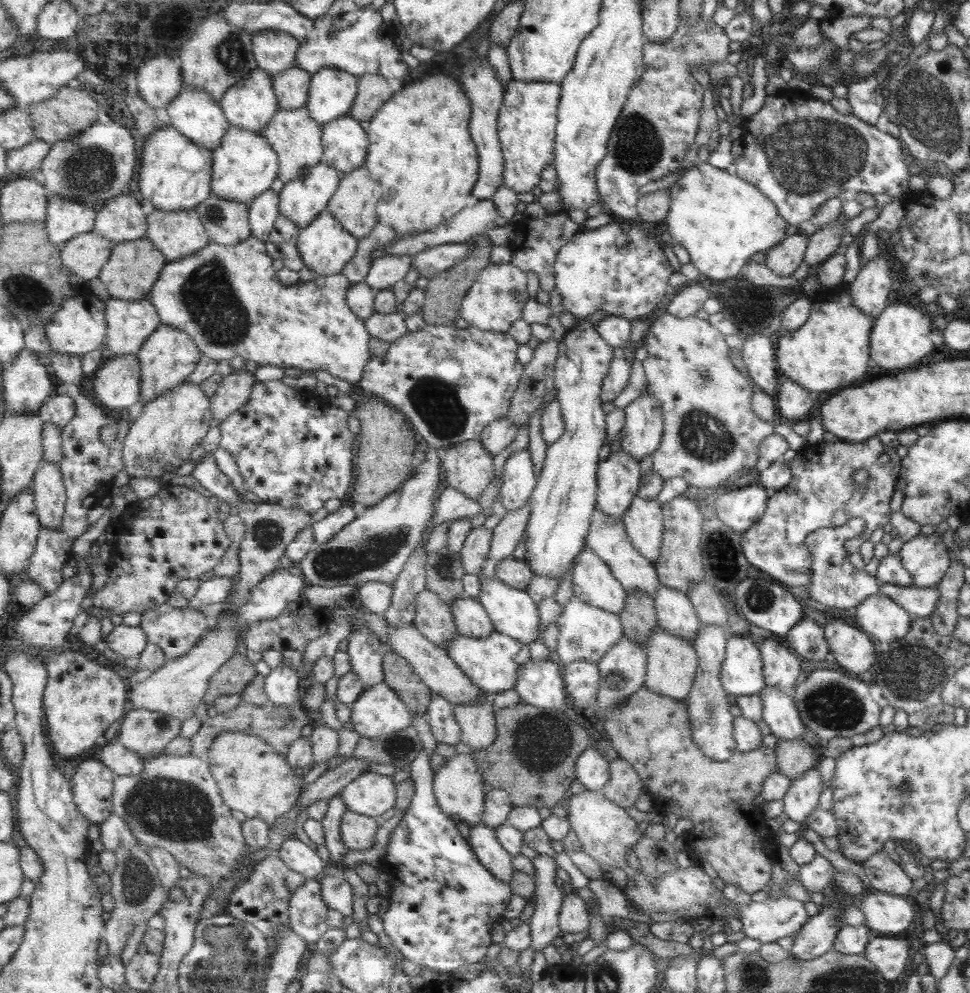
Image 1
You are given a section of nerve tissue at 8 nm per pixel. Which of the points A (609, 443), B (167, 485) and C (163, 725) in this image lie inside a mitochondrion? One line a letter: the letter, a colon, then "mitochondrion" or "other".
A: other
B: other
C: mitochondrion

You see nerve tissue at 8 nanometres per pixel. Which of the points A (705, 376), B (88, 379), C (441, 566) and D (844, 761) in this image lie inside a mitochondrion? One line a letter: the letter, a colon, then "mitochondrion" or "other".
A: mitochondrion
B: other
C: mitochondrion
D: other

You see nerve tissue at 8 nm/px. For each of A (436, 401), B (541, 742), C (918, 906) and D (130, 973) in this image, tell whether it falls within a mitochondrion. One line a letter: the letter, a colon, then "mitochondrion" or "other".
A: mitochondrion
B: mitochondrion
C: other
D: other

